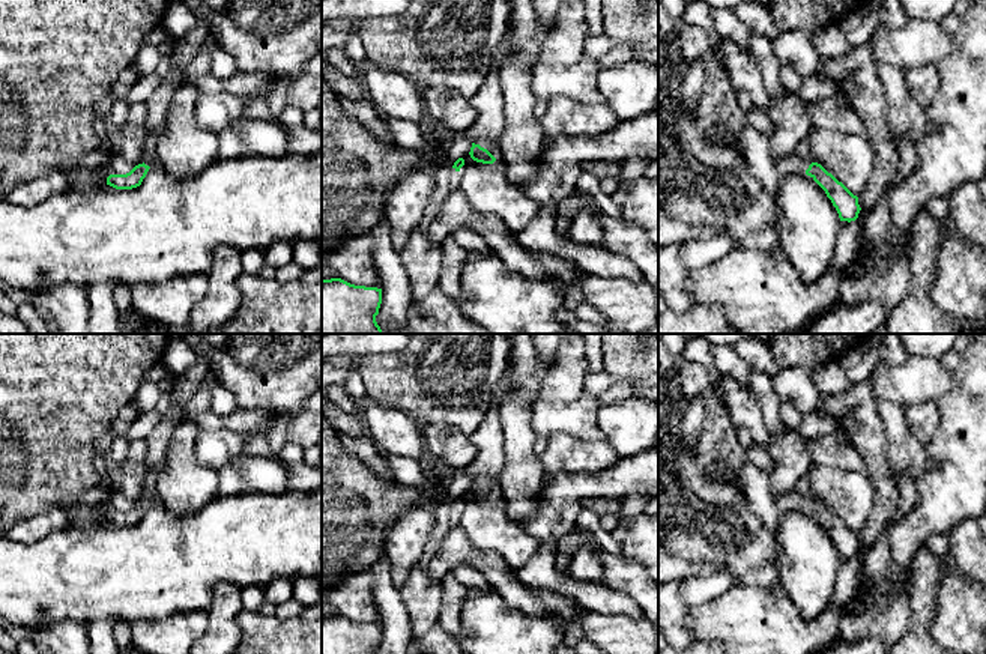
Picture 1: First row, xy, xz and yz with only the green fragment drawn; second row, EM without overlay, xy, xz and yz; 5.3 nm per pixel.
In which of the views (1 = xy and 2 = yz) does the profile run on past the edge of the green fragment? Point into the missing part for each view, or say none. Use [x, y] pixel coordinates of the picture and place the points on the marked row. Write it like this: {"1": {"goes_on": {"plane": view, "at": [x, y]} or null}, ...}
{"1": {"goes_on": {"plane": "xy", "at": [152, 161]}}, "2": {"goes_on": {"plane": "yz", "at": [755, 146]}}}

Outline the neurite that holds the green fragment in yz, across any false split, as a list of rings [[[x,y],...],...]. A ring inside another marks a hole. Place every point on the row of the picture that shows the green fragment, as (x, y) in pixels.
[[[744,125],[738,137],[733,137],[724,126],[712,128],[708,137],[715,146],[736,146],[744,156],[749,171],[767,192],[776,195],[788,176],[806,173],[825,191],[840,221],[851,223],[858,218],[861,207],[857,195],[821,164],[800,156],[797,150],[774,159],[768,134],[761,134],[752,126]]]

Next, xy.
[[[153,153],[144,159],[143,164],[135,165],[126,174],[110,174],[107,177],[107,185],[116,189],[132,189],[141,185],[150,167],[159,167],[159,159]]]

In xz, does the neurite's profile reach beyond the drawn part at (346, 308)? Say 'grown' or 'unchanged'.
unchanged

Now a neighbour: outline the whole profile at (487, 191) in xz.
[[[469,153],[461,158],[464,171],[460,191],[476,210],[496,215],[514,233],[537,216],[543,204],[532,200],[523,186],[507,182],[491,164],[476,162]]]

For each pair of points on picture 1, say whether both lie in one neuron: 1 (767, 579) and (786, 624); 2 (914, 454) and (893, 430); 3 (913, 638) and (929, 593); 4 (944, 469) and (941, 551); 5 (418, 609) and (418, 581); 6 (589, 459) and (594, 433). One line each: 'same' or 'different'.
1: different
2: same
3: same
4: different
5: same
6: different

